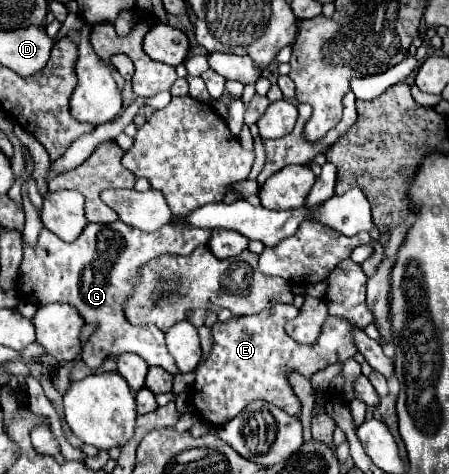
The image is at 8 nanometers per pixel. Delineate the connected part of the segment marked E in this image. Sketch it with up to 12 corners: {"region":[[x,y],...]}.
{"region":[[275,305],[213,325],[197,367],[197,415],[223,425],[263,399],[301,413],[285,373],[305,377],[357,353],[329,317],[315,345]]}

